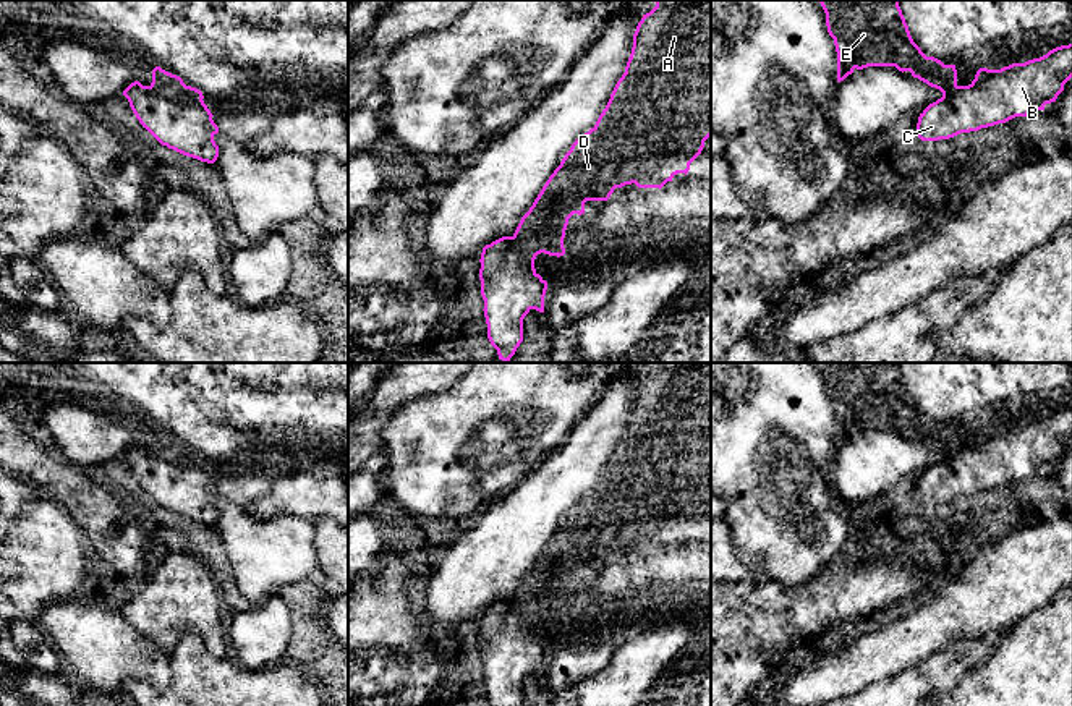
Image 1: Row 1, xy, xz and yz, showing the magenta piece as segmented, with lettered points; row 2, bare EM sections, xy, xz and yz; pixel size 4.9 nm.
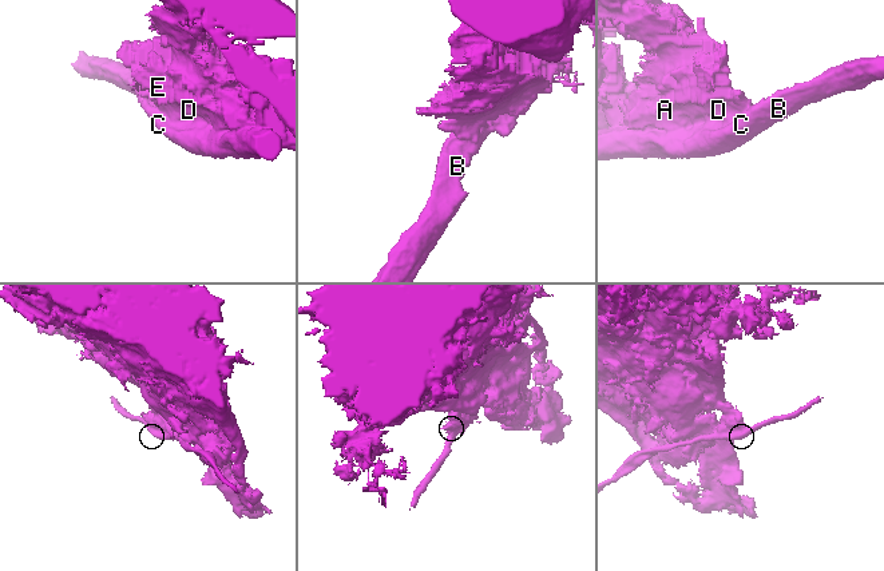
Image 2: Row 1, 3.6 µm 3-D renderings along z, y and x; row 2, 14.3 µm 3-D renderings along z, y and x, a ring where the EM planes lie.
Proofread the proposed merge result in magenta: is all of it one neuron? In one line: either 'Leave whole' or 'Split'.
Split

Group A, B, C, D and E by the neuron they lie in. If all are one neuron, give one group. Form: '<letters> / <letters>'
A D E / B C

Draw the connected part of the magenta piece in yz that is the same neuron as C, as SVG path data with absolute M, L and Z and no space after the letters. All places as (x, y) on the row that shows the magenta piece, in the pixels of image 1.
M1072 44L1001 70L980 68L968 86L957 86L920 113L917 136L949 139L1044 110L1070 78Z

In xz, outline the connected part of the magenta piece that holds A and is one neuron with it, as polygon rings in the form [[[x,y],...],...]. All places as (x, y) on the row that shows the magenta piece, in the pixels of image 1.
[[[656,0],[656,6],[643,15],[633,34],[633,47],[630,58],[625,66],[625,73],[617,81],[610,99],[599,115],[596,125],[585,134],[581,134],[570,147],[570,151],[562,159],[560,165],[549,176],[541,193],[534,199],[530,211],[521,217],[515,233],[513,241],[525,248],[538,249],[549,256],[564,256],[564,238],[568,225],[568,219],[573,214],[585,214],[586,201],[607,201],[615,188],[635,183],[638,188],[662,188],[677,173],[688,173],[690,164],[701,154],[704,141],[711,136],[711,0]]]

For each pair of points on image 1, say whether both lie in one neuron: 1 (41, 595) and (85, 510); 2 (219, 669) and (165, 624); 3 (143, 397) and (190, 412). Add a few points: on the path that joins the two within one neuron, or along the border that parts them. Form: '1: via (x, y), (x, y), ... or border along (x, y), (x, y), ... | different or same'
1: border along (49, 499), (55, 501), (76, 523), (94, 559) | different
2: border along (169, 651), (188, 629), (195, 629), (214, 654) | different
3: via (154, 397), (167, 397), (178, 408) | same

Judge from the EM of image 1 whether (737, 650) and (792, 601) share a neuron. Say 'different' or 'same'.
different

